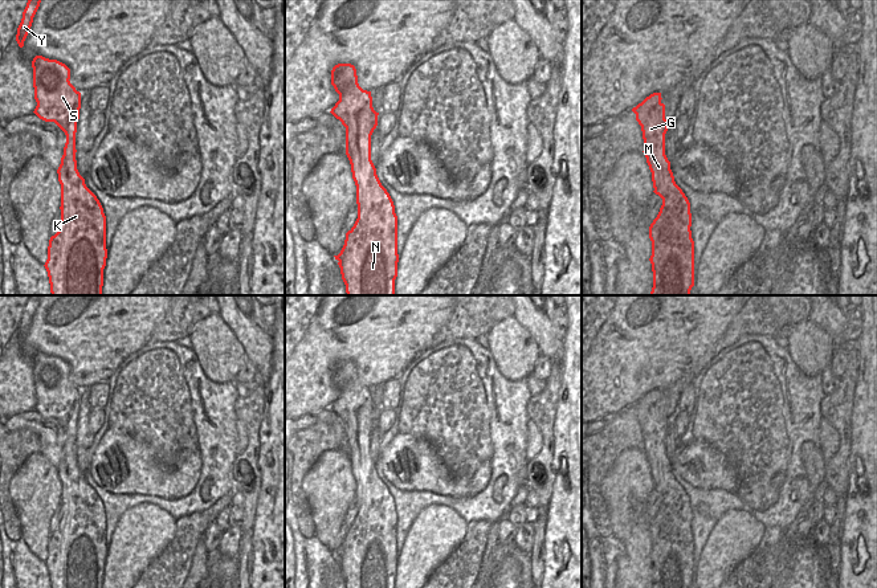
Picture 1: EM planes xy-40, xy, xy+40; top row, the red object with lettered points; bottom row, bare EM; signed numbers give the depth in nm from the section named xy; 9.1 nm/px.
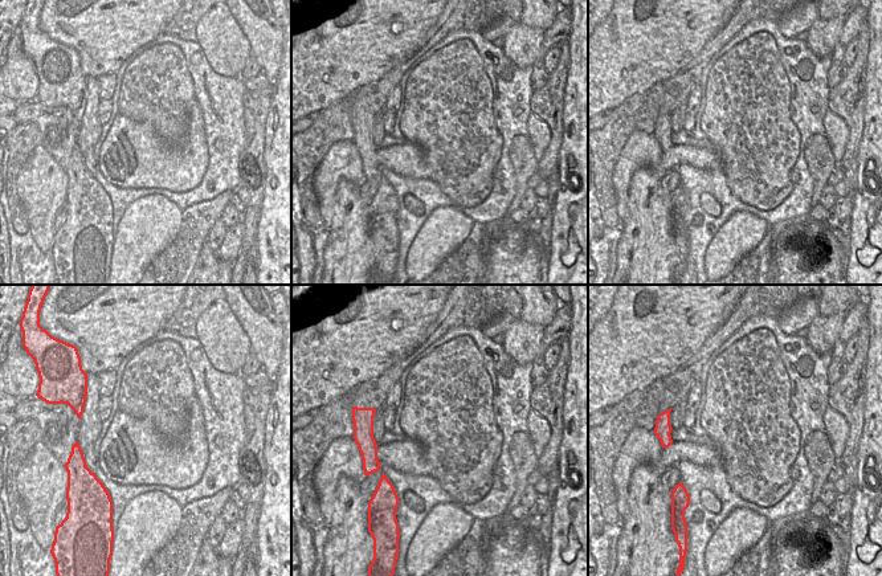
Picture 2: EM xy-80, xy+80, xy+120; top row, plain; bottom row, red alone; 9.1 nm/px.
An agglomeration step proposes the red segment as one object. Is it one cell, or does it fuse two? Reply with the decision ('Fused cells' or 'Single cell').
Single cell.

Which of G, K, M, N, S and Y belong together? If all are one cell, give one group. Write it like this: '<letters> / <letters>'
G K M N S Y

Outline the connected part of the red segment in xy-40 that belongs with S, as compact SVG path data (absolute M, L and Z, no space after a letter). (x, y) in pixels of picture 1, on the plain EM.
M36 352L32 358L33 384L37 403L34 411L54 418L66 432L64 452L57 466L61 481L61 519L58 528L50 534L48 543L48 568L50 588L102 588L106 563L106 513L97 493L86 483L77 466L76 429L79 416L81 389L70 380L70 366L57 358Z

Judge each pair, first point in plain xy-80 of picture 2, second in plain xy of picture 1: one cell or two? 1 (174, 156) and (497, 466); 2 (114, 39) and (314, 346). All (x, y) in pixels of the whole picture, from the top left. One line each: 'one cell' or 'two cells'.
1: two cells
2: one cell

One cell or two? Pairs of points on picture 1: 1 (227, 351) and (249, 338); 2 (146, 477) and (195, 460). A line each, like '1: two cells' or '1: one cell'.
1: two cells
2: one cell

